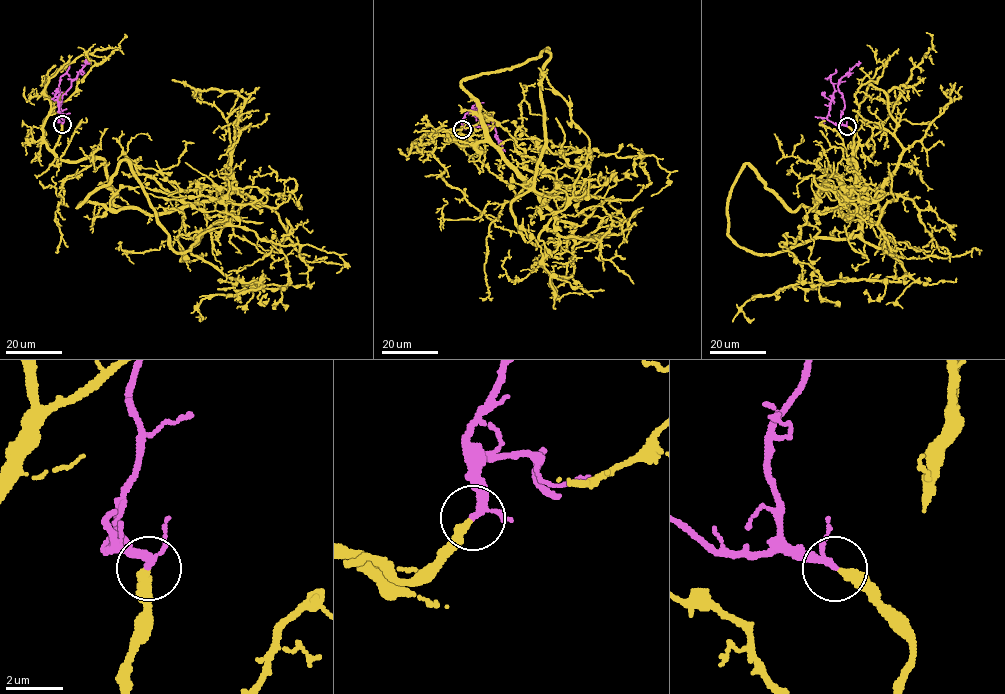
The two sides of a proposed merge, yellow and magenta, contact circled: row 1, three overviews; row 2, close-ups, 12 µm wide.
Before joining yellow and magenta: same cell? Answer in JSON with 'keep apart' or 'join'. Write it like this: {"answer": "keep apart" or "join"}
{"answer": "join"}

